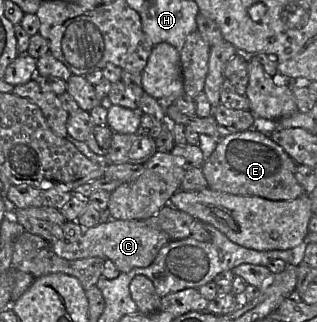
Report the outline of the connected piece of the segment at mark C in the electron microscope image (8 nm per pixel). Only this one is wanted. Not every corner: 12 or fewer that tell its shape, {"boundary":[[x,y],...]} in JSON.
{"boundary":[[66,221],[49,242],[61,258],[101,257],[123,273],[170,241],[146,221]]}

